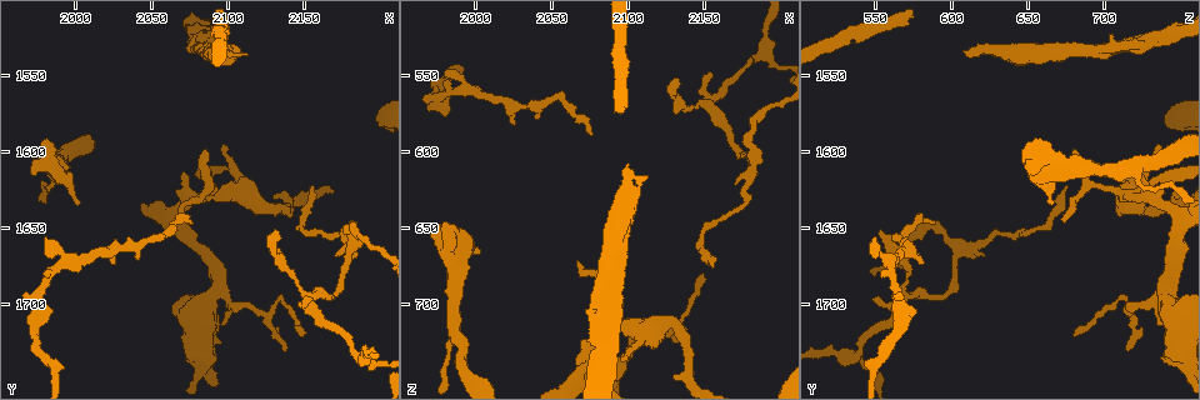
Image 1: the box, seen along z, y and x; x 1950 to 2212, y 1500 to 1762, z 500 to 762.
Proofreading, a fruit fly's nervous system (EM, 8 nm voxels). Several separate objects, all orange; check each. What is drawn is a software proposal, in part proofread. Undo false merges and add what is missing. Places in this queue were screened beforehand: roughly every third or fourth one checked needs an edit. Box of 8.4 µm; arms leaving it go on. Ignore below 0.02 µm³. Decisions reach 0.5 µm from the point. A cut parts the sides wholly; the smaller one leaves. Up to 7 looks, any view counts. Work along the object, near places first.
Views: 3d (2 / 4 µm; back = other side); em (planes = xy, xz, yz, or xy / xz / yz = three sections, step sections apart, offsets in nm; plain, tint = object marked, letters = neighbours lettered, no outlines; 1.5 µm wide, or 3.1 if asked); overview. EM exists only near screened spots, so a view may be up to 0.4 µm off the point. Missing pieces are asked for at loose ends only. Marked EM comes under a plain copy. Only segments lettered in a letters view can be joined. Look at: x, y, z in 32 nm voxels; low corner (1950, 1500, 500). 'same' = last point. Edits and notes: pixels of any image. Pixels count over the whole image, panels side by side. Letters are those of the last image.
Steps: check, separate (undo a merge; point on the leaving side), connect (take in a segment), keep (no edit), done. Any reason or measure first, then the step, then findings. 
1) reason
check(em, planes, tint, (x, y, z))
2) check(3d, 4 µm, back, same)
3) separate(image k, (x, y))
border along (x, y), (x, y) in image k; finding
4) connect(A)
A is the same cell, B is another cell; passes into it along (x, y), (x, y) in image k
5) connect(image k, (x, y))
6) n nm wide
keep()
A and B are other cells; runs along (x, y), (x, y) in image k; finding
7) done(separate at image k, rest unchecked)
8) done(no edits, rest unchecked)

an open end
check(em, yz, step 8, tint, (2024, 1672, 580))

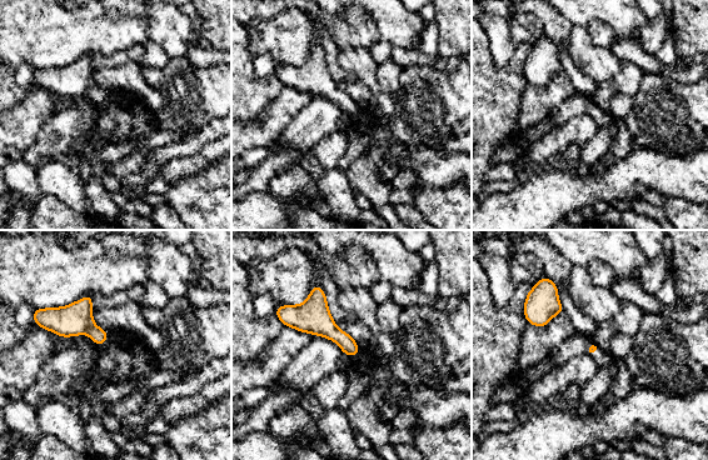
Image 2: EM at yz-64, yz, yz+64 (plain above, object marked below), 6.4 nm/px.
check(em, planes, letters, same)

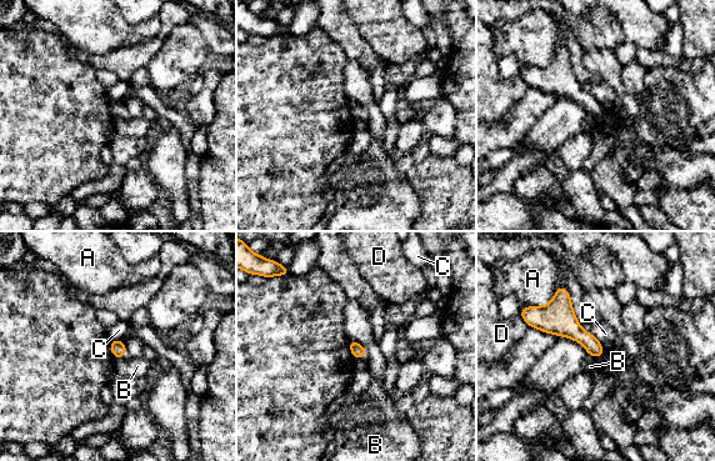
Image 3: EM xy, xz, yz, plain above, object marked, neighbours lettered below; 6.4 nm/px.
keep()
A, B, C and D are other cells; border along (588, 354), (599, 359) in image 3; no lettered segment goes on from it

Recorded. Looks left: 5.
free end
check(3d, 2 µm, (2074, 1648, 590))

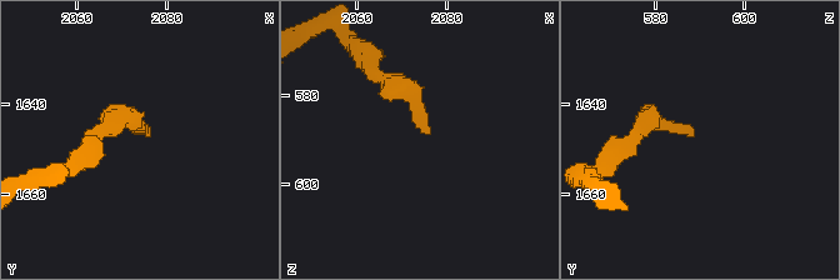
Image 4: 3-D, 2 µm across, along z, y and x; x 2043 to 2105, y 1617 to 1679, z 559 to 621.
check(em, xz, step 8, letters, (2075, 1646, 589))

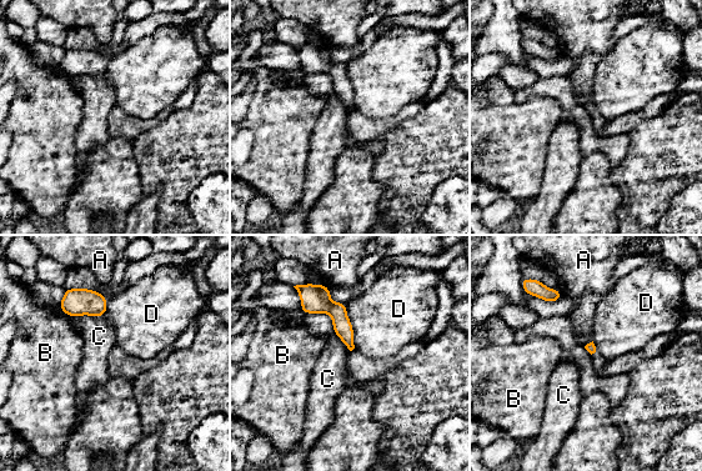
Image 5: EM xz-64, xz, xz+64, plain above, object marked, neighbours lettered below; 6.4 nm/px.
check(em, planes, letters, same)

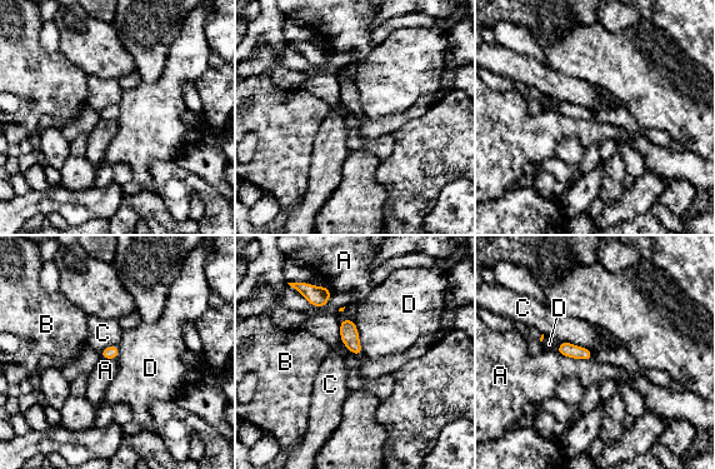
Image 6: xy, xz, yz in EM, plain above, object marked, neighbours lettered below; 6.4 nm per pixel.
keep()
A, B, C and D are other cells; border along (563, 340), (588, 348), (593, 353) in image 6; none of them fits

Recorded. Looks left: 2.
calibre changes
check(em, planes, letters, (2084, 1632, 724))

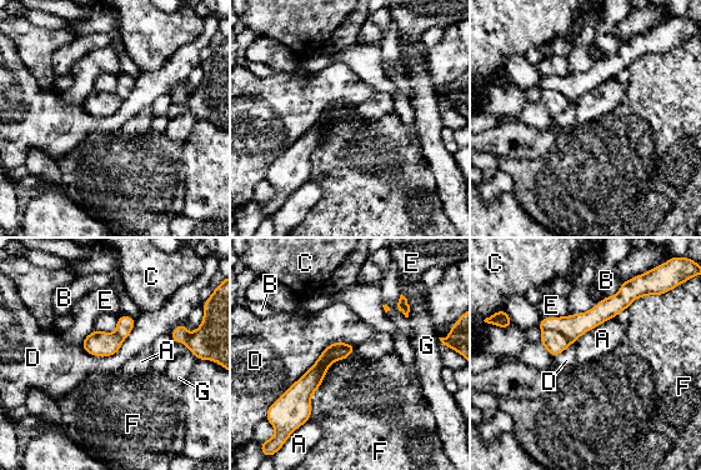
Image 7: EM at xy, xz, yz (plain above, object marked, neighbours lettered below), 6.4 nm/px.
D touches over 650 nm
separate(image 7, (572, 326))
A, B, C, D, E, F and G are other cells; border along (542, 329), (556, 329), (574, 341) in image 7; two neurons meet here

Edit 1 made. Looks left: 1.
done(separate at image 7, rest unchecked)

